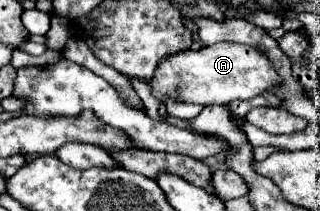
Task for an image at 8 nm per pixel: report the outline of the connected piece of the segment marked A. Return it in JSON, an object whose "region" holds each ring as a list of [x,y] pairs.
{"region":[[[215,43],[199,51],[179,51],[171,59],[161,61],[149,85],[159,101],[165,95],[171,95],[185,103],[227,105],[235,99],[261,95],[277,83],[281,83],[281,77],[275,71],[273,61],[269,61],[269,57],[265,57],[259,49],[239,43]]]}

